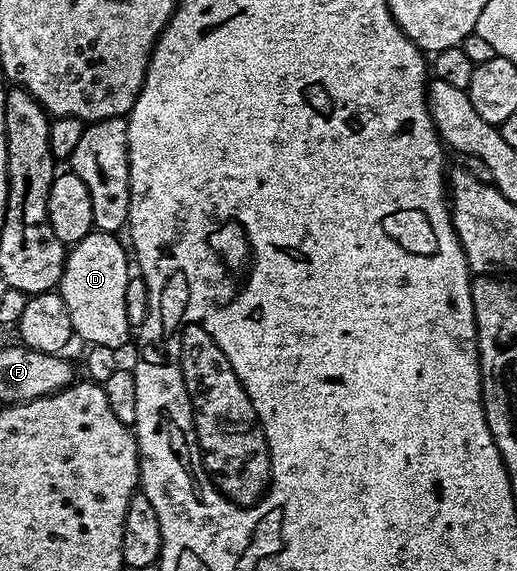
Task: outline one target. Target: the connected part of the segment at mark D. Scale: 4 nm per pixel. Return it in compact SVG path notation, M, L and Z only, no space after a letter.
M93 229L67 251L58 292L66 300L72 333L88 346L123 347L128 338L130 254L116 234Z

